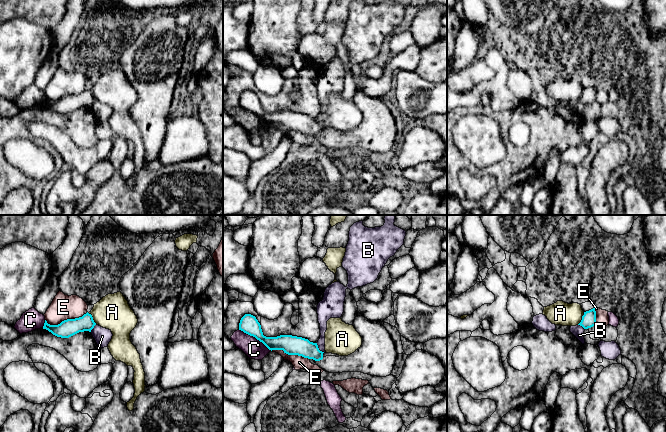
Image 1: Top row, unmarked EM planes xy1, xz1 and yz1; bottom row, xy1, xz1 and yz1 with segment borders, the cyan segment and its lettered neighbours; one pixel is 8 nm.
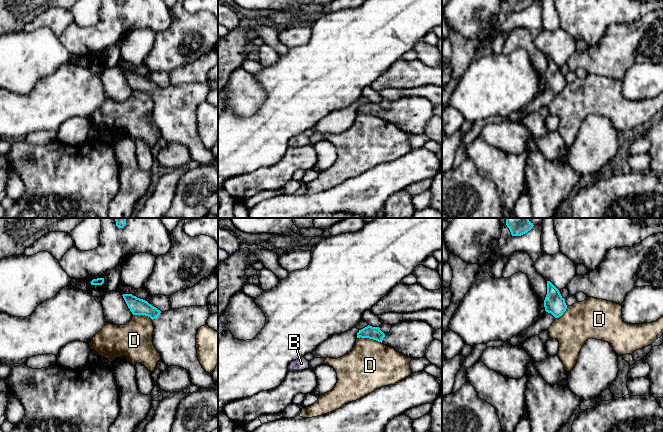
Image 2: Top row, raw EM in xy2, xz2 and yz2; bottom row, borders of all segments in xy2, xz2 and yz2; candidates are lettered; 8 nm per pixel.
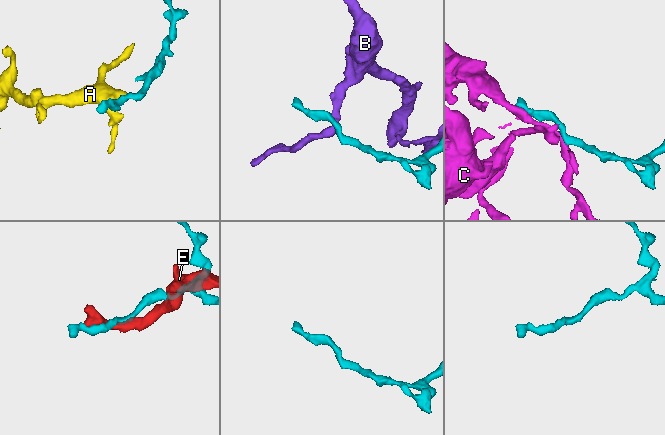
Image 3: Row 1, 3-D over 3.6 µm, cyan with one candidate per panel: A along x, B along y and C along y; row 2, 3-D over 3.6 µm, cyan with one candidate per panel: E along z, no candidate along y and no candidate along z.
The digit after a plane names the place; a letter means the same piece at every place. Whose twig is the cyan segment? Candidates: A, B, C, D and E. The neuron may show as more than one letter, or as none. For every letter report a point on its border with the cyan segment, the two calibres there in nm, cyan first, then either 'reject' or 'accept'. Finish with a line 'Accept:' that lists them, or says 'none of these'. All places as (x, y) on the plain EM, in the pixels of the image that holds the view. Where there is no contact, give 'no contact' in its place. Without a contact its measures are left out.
A: meets cyan in yz1 at (582, 94); 110 nm thick on the cyan side, 190 nm on the other; reject
B: meets cyan in xz1 at (318, 125); 160 nm thick on the cyan side, 80 nm on the other; reject
C: meets cyan in xz1 at (255, 113); 150 nm thick on the cyan side, 160 nm on the other; reject
D: meets cyan in xz2 at (369, 114); 100 nm thick on the cyan side, 400 nm on the other; reject
E: meets cyan in xy1 at (67, 95); 140 nm thick on the cyan side, 200 nm on the other; reject
Accept: none of these

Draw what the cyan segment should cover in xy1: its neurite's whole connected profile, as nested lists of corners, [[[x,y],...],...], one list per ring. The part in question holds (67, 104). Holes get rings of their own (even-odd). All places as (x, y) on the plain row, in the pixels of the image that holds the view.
[[[87,88],[82,93],[67,95],[58,101],[50,101],[45,96],[43,105],[48,106],[57,113],[69,114],[79,108],[91,108],[95,101],[96,99],[94,98],[92,91]]]

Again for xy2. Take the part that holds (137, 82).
[[[123,70],[122,72],[133,91],[145,91],[152,95],[154,101],[153,121],[167,142],[179,142],[186,145],[190,150],[192,160],[198,164],[216,165],[211,149],[202,144],[196,125],[197,107],[201,102],[206,101],[210,92],[207,82],[190,82],[161,88],[147,77],[132,70]]]

